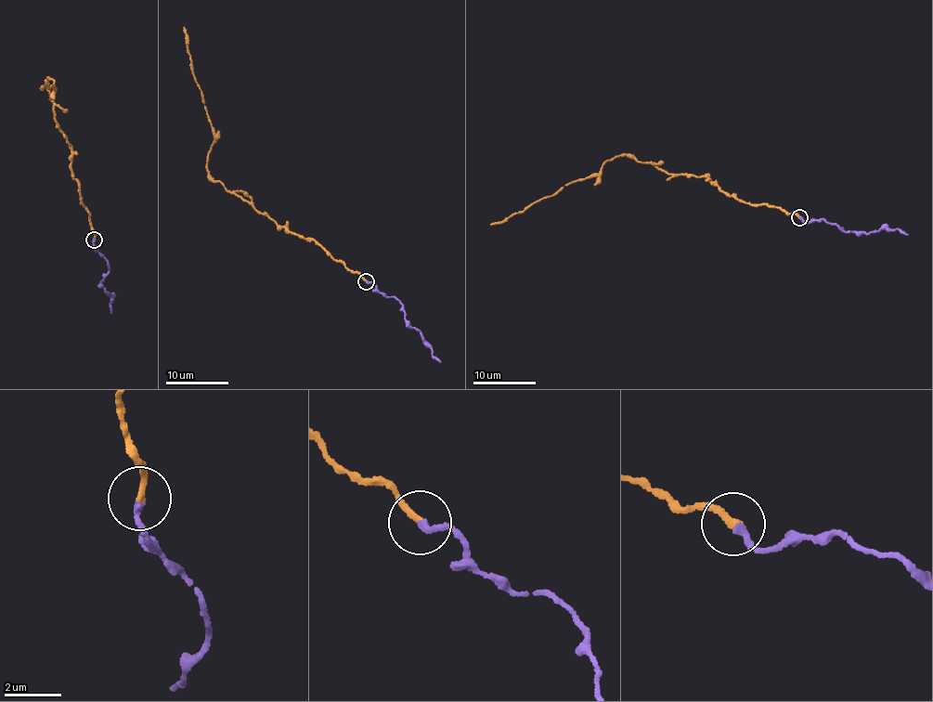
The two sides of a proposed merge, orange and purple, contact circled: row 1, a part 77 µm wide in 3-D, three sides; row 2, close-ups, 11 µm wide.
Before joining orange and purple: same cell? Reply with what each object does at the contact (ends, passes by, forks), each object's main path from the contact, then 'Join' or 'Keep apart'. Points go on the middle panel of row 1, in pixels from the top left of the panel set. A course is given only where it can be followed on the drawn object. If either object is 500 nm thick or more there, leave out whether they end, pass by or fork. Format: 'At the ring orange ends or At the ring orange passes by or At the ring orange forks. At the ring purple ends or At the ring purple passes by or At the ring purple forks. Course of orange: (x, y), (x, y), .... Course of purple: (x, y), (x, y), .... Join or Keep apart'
At the ring orange ends. At the ring purple ends. Course of orange: (367, 280), (321, 245), (277, 225), (211, 177), (207, 161), (214, 143), (213, 132), (196, 83), (185, 27). Course of purple: (367, 280), (400, 301), (405, 319), (417, 330), (433, 357), (440, 362). Join

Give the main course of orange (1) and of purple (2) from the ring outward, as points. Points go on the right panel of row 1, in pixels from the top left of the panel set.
1: (799, 217), (765, 204), (754, 206), (704, 176), (673, 175), (629, 155), (613, 157), (602, 170), (491, 225)
2: (799, 217), (806, 222), (821, 218), (853, 232), (893, 228), (908, 235)

